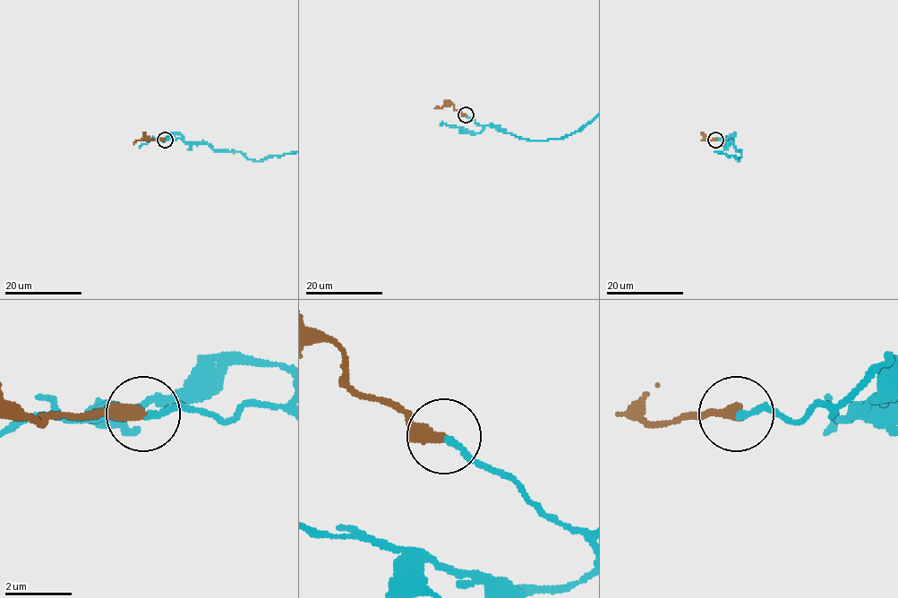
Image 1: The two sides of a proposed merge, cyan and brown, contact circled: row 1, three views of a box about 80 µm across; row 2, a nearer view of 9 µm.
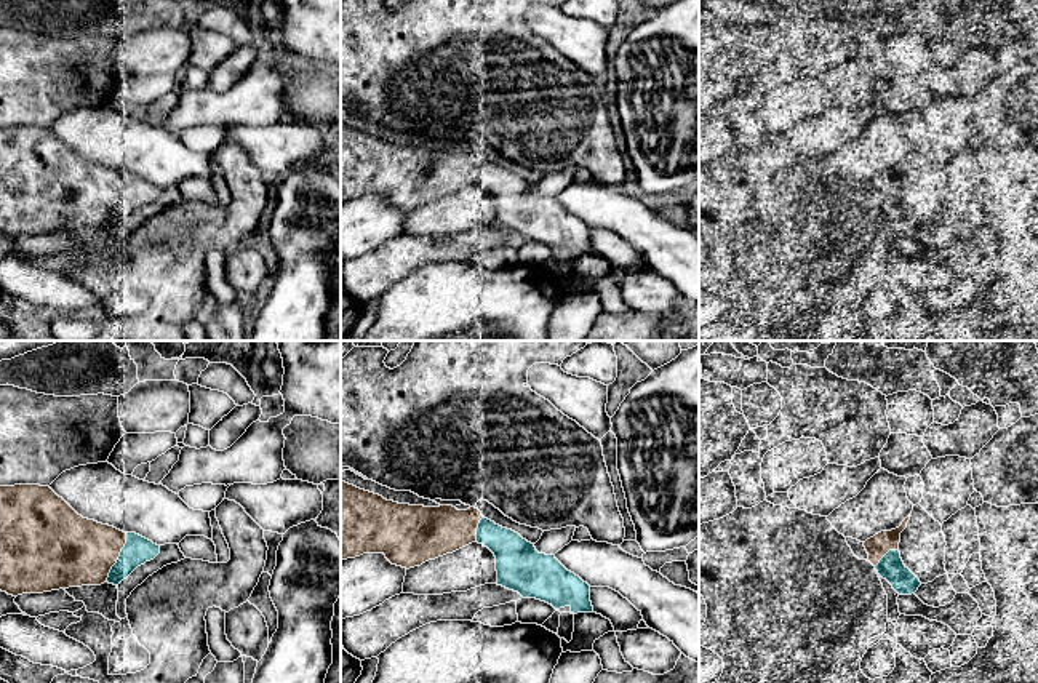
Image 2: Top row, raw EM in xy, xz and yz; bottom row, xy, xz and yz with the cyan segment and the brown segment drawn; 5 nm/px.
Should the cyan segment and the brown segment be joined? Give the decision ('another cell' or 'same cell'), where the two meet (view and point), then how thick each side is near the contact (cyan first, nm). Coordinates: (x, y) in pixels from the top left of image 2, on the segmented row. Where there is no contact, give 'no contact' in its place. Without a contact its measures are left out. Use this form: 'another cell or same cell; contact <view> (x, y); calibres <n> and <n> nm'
same cell; contact xy (119, 557); calibres 140 and 360 nm

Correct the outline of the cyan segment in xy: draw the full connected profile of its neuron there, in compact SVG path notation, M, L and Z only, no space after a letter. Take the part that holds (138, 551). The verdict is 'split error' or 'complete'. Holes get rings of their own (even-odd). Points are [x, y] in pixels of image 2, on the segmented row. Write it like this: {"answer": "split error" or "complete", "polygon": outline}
{"answer": "split error", "polygon": "M0 486L0 590L18 597L69 587L118 584L154 560L160 545L78 515L50 486Z"}

